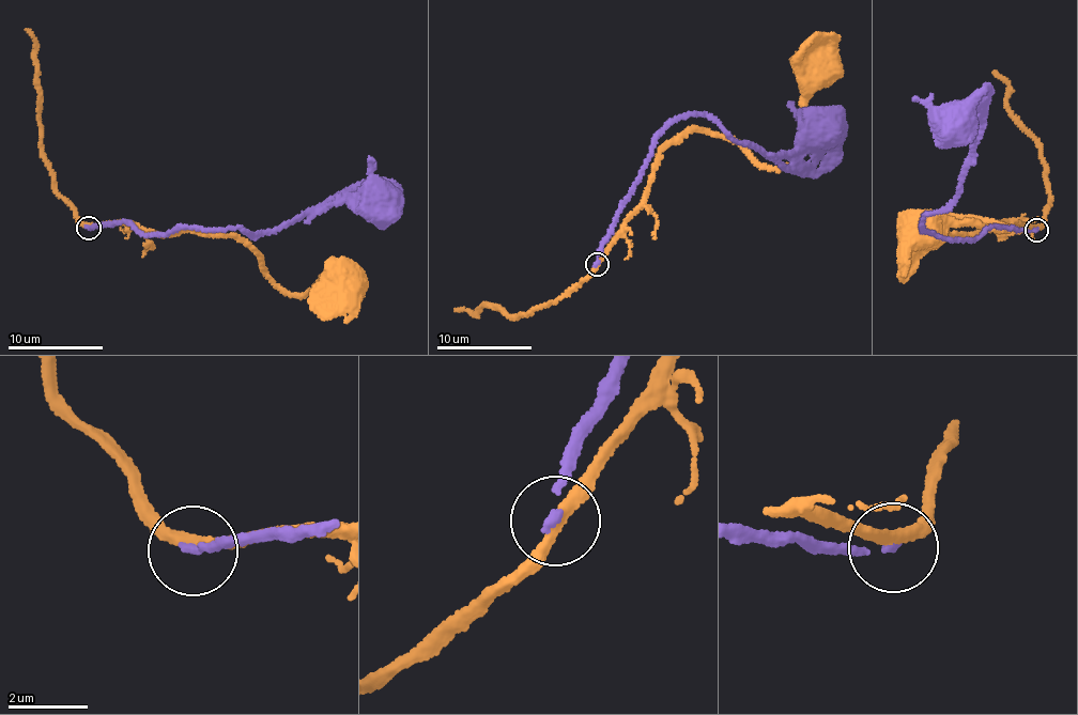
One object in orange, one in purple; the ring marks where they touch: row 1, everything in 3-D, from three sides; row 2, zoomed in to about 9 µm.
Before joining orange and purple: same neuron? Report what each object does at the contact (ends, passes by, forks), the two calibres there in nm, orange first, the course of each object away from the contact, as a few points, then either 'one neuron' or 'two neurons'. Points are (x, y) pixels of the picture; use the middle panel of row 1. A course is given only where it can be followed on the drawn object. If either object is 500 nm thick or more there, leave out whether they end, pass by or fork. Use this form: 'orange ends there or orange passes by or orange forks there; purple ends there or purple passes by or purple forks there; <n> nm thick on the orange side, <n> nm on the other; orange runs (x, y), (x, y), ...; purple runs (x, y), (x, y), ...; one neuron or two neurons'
orange passes by; purple ends there; 280 nm thick on the orange side, 180 nm on the other; orange runs (596, 263), (643, 202), (658, 155), (690, 133), (723, 136), (771, 168), (794, 159), (801, 149), (810, 68); purple runs (596, 263), (616, 212), (641, 181), (651, 140), (674, 121), (715, 118), (733, 139), (775, 156), (822, 126); two neurons

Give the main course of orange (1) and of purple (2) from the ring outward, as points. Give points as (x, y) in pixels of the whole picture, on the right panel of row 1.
1: (1035, 230), (1004, 221), (972, 233), (952, 233), (939, 227), (951, 214), (1006, 228), (951, 220), (920, 231)
2: (1035, 230), (990, 227), (972, 238), (924, 231), (930, 211), (954, 199), (974, 154), (968, 130), (954, 125)

